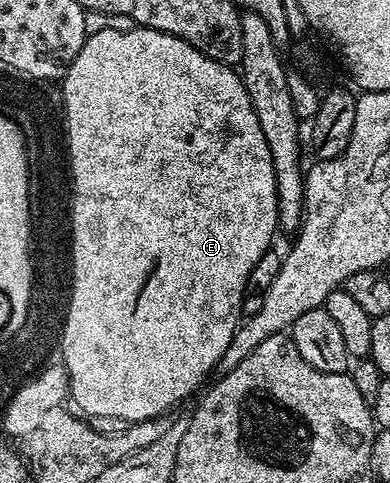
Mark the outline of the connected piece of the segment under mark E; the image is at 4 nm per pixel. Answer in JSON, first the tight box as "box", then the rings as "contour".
{"box":[59,26,279,422],"contour":[[[140,26],[125,27],[129,28],[90,31],[83,42],[83,50],[75,54],[75,62],[71,62],[59,84],[64,99],[63,114],[68,118],[72,132],[68,171],[77,194],[77,296],[70,296],[73,316],[67,315],[69,328],[64,337],[69,375],[67,392],[71,400],[73,395],[72,403],[77,403],[86,417],[140,422],[172,413],[172,408],[183,403],[212,374],[213,368],[215,372],[220,365],[239,327],[237,315],[241,312],[241,299],[249,288],[251,270],[255,270],[255,262],[274,247],[273,235],[278,235],[279,225],[271,150],[240,75],[230,65],[220,64],[195,46],[183,42],[183,38]]]}

